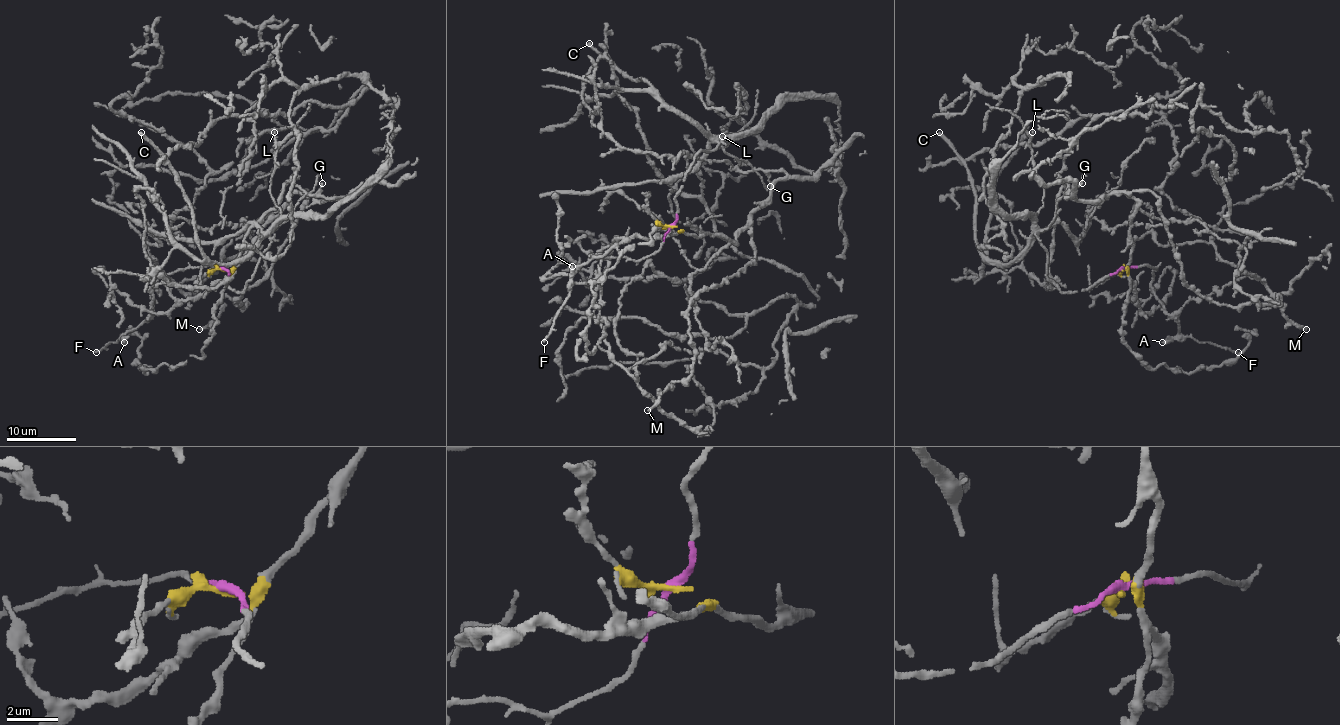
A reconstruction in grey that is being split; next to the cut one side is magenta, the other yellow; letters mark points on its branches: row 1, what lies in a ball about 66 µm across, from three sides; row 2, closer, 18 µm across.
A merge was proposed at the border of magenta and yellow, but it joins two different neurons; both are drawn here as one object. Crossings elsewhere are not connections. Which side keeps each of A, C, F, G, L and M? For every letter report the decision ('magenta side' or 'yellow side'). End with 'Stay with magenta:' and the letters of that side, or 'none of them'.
A: magenta side
C: magenta side
F: magenta side
G: yellow side
L: magenta side
M: yellow side
Stay with magenta: A, C, F, L

